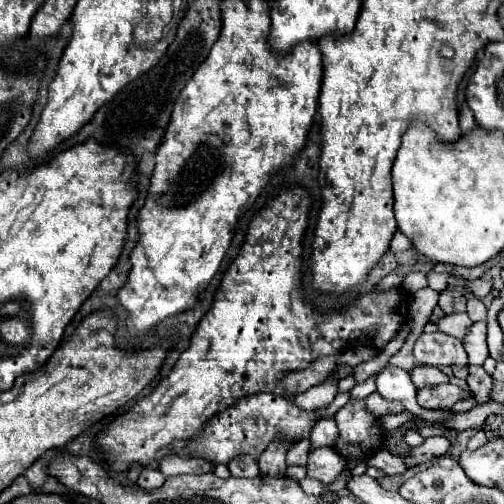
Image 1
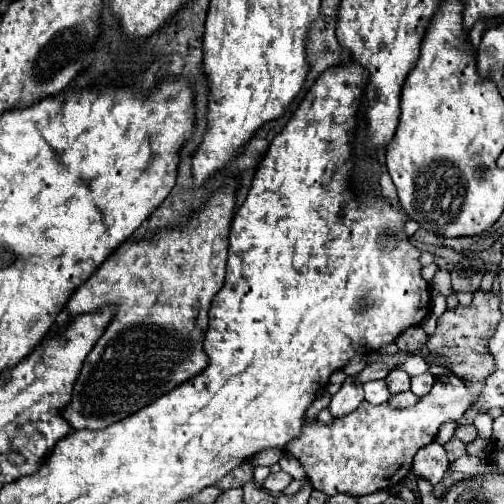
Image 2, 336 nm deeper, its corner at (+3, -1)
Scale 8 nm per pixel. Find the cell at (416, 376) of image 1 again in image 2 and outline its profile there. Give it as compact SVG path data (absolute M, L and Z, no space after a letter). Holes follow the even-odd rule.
M393 369L387 377L385 377L385 383L389 387L389 391L395 395L395 393L403 393L403 391L409 391L409 381L411 377L401 371L401 369Z

